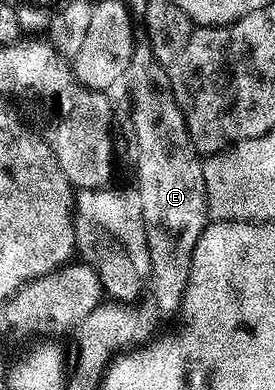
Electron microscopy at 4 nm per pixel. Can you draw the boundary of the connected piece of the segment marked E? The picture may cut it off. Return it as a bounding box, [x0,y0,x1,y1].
[127,43,210,312]

